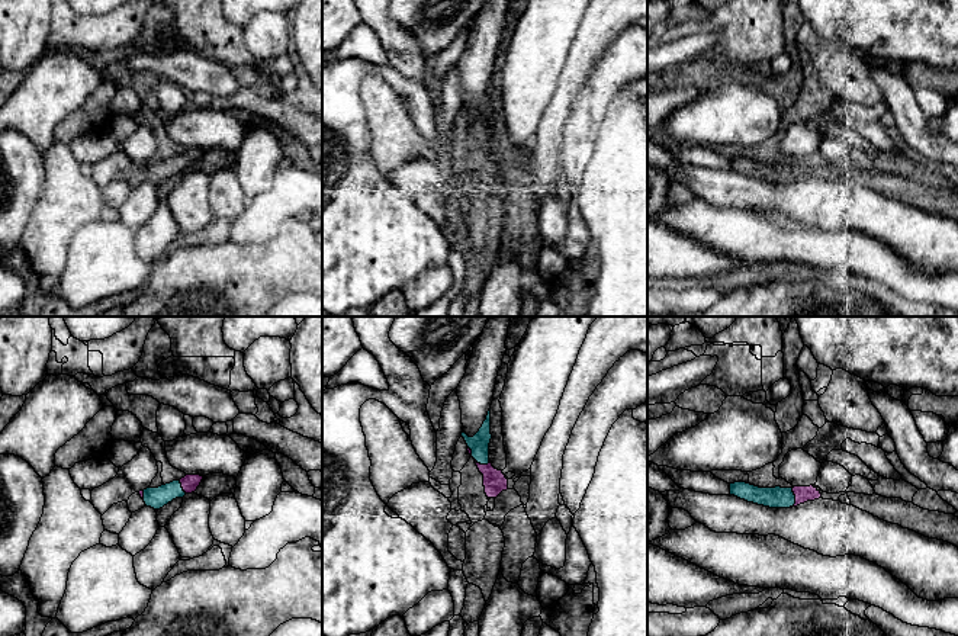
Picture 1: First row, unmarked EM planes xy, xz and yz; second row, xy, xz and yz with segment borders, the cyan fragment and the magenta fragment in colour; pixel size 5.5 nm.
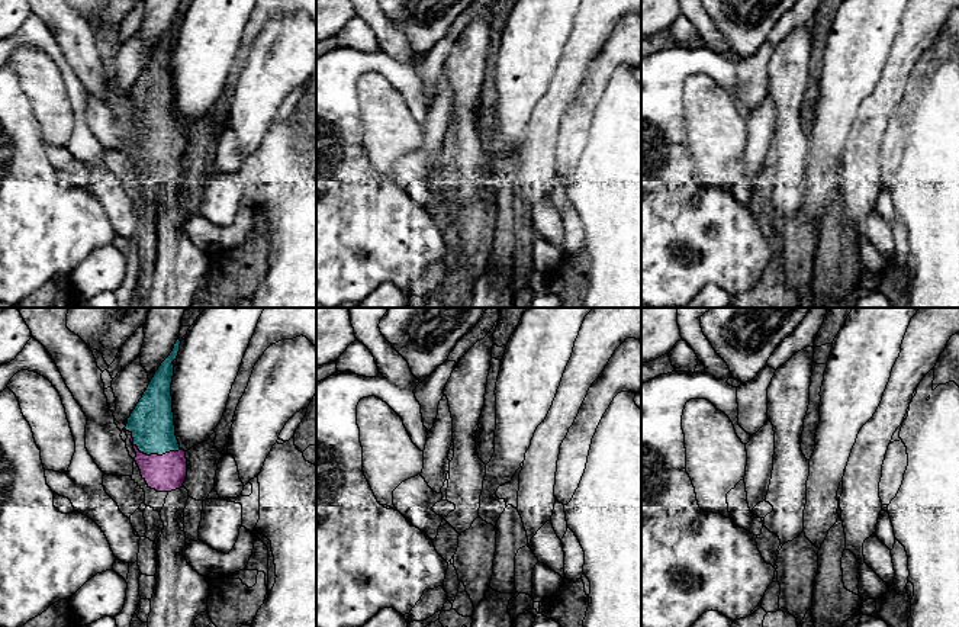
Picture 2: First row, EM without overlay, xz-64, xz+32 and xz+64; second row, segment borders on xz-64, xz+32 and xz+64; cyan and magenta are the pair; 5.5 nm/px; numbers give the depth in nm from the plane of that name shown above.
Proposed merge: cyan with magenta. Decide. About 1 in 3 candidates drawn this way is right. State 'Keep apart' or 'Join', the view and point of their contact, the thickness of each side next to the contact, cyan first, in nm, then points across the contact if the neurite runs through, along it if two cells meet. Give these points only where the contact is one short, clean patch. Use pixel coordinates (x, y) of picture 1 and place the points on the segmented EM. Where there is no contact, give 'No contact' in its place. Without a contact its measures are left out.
Join. Touches cyan at yz (794, 498). Thickness 120 nm (cyan) against 90 nm. Path across: yz (777, 497), (794, 498), (803, 494)

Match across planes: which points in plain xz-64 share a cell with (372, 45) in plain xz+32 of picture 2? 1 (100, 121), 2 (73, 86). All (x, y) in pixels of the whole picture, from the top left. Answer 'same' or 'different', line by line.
1: different
2: same

